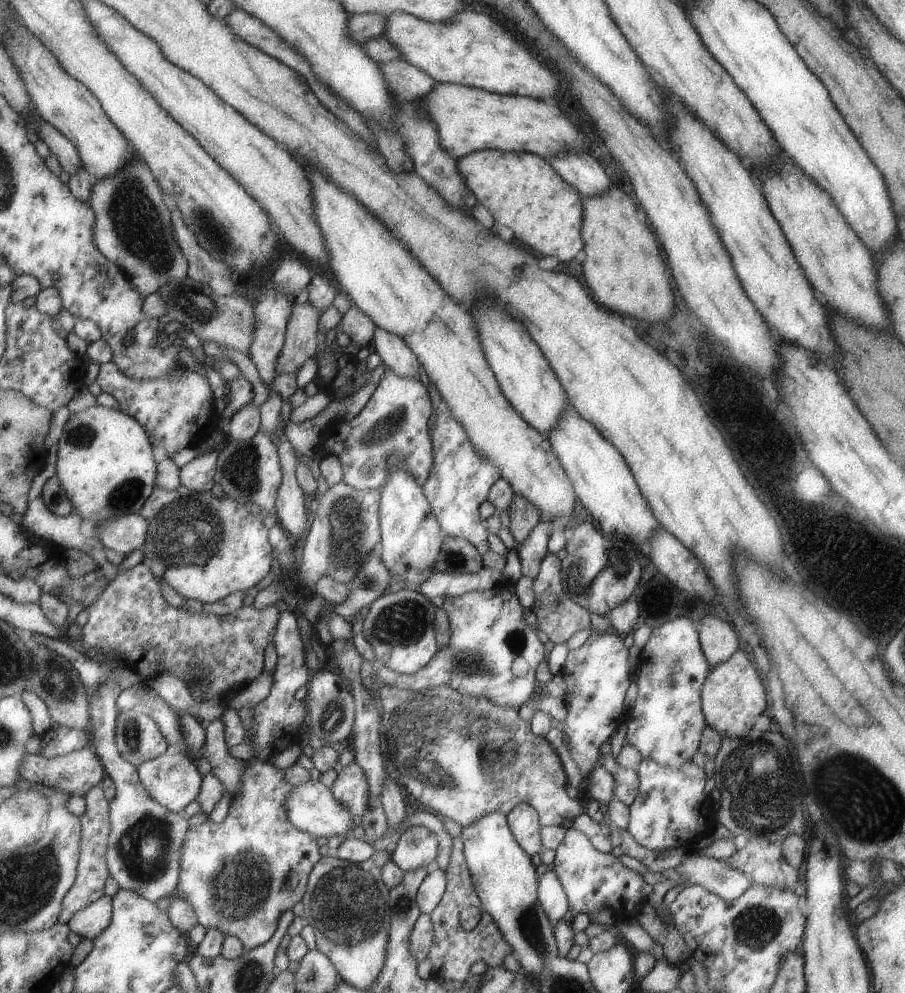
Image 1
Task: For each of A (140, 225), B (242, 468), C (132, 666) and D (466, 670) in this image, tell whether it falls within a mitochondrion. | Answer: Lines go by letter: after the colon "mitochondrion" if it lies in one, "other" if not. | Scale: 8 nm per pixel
A: mitochondrion
B: mitochondrion
C: other
D: mitochondrion

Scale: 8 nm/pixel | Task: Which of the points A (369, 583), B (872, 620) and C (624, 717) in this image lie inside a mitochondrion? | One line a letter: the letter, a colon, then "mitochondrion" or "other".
A: mitochondrion
B: other
C: other

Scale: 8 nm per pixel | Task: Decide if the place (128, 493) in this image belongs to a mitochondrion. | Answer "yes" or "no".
yes

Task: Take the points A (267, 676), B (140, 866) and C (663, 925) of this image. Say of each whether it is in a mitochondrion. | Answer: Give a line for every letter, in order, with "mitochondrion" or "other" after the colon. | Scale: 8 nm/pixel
A: other
B: mitochondrion
C: other

